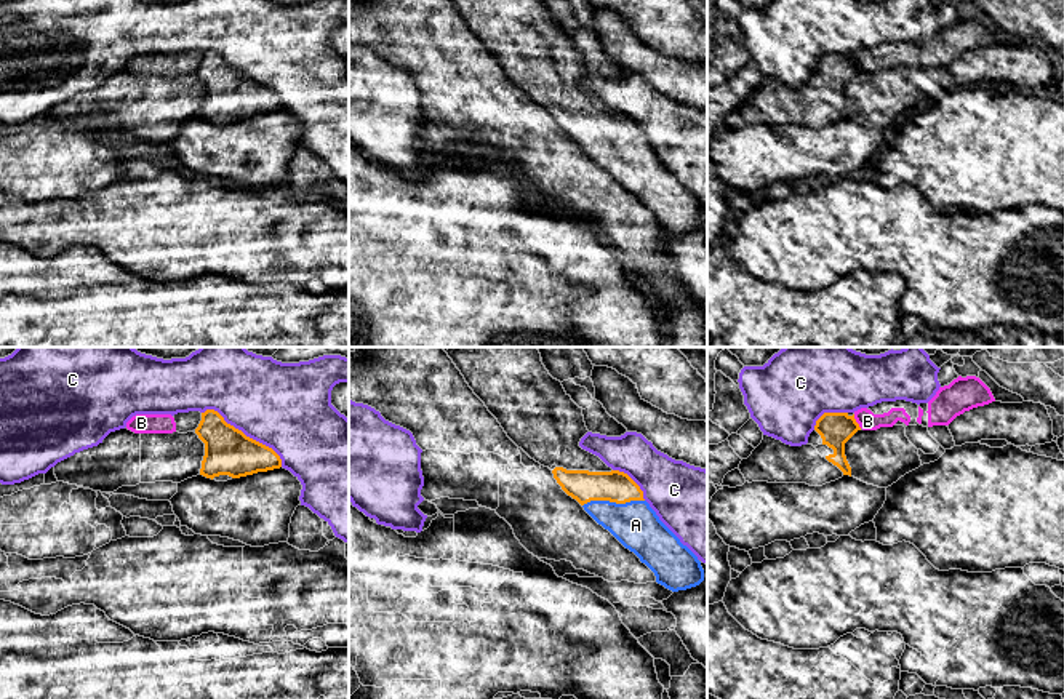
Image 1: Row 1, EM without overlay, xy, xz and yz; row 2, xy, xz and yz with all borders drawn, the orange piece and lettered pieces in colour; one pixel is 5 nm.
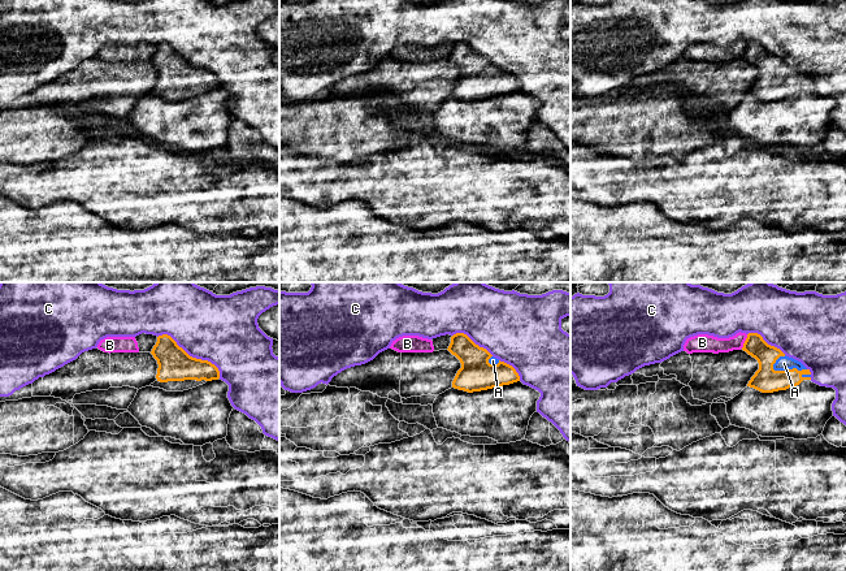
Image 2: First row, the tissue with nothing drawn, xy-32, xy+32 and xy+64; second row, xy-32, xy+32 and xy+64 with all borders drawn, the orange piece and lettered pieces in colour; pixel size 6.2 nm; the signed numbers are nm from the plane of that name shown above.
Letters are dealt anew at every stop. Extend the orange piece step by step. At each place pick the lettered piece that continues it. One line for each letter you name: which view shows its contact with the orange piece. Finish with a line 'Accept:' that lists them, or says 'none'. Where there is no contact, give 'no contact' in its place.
A: meets orange in xz
Accept: A

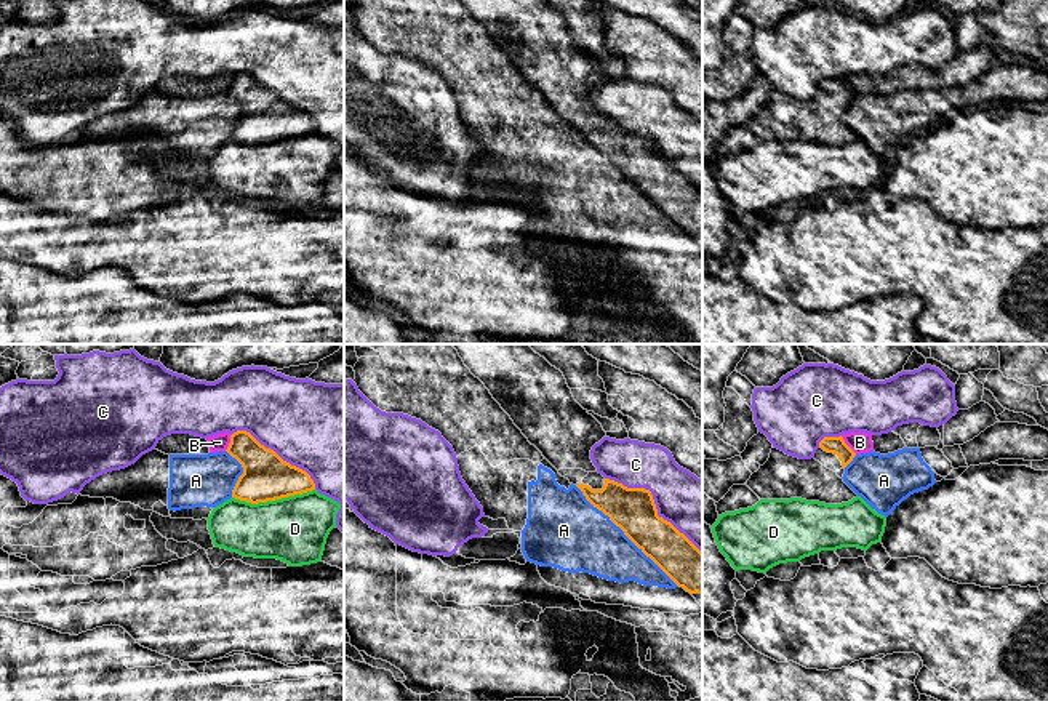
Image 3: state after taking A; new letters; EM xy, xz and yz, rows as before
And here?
Accept: none

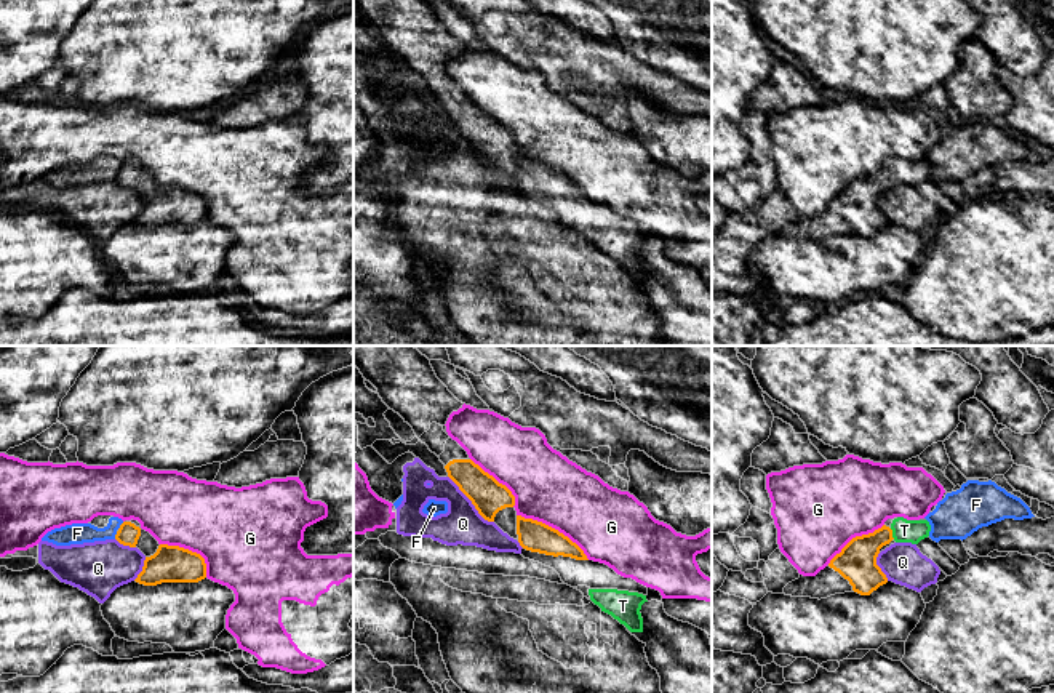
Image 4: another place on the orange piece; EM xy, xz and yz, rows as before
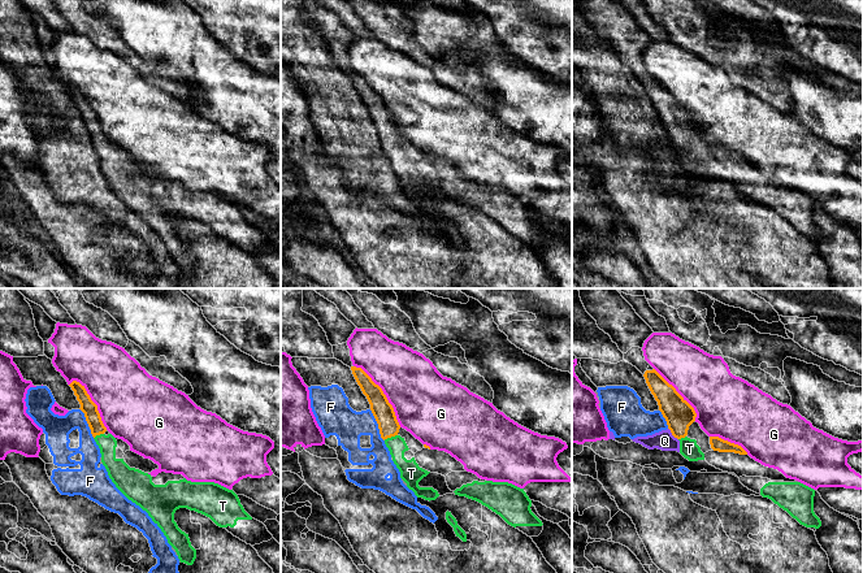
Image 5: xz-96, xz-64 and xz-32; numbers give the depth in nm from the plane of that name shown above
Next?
T: meets orange in yz
Accept: T

